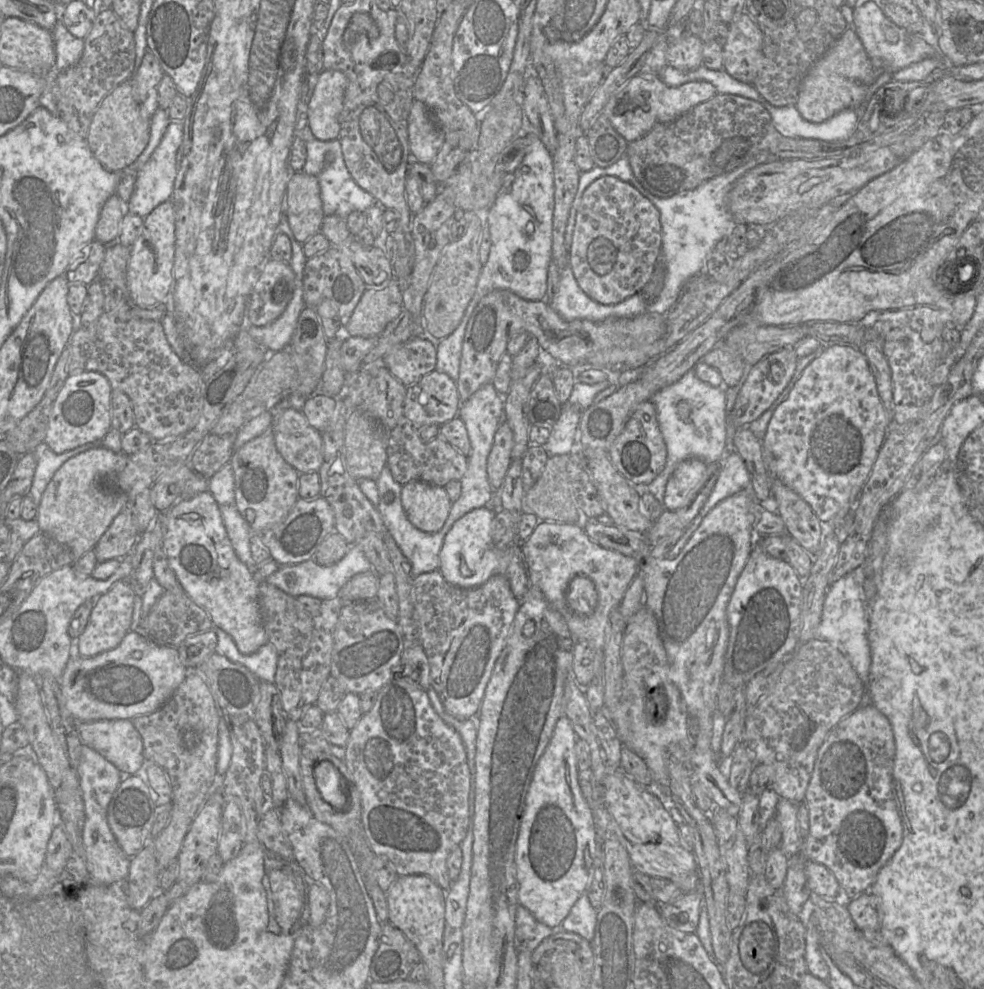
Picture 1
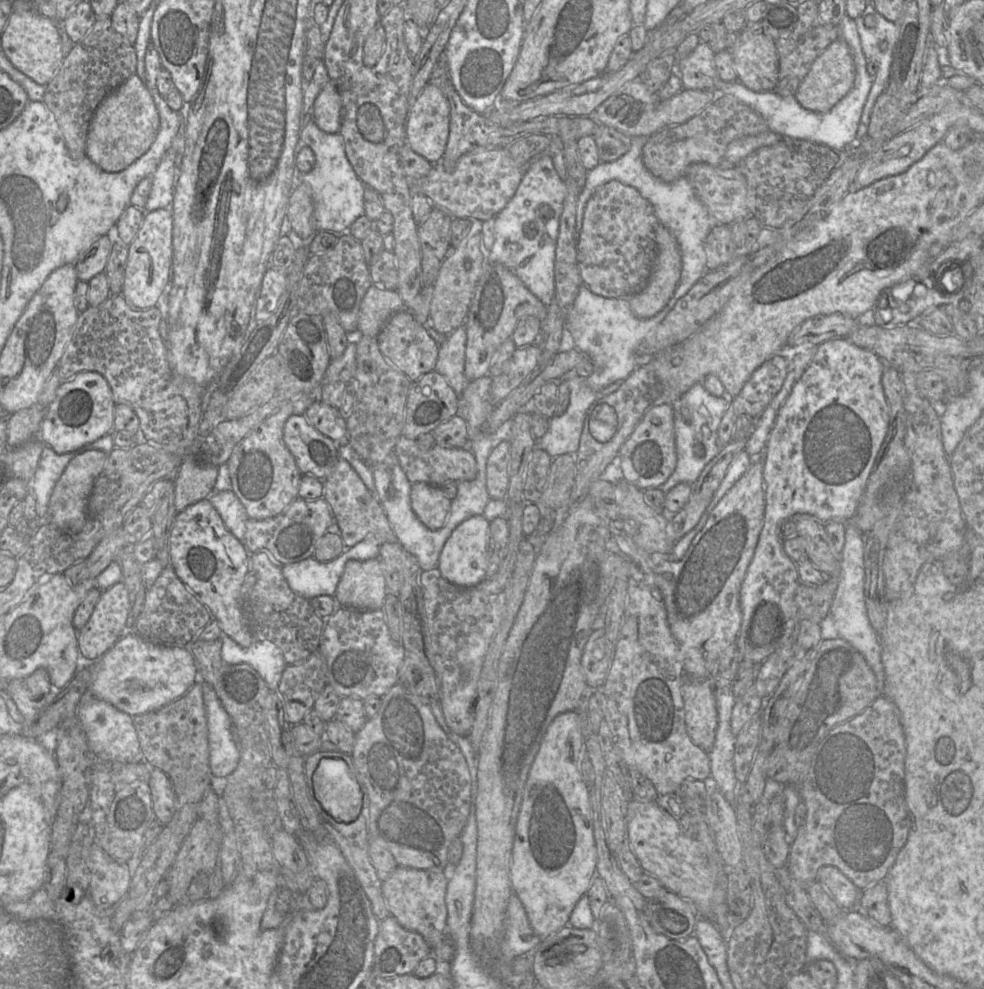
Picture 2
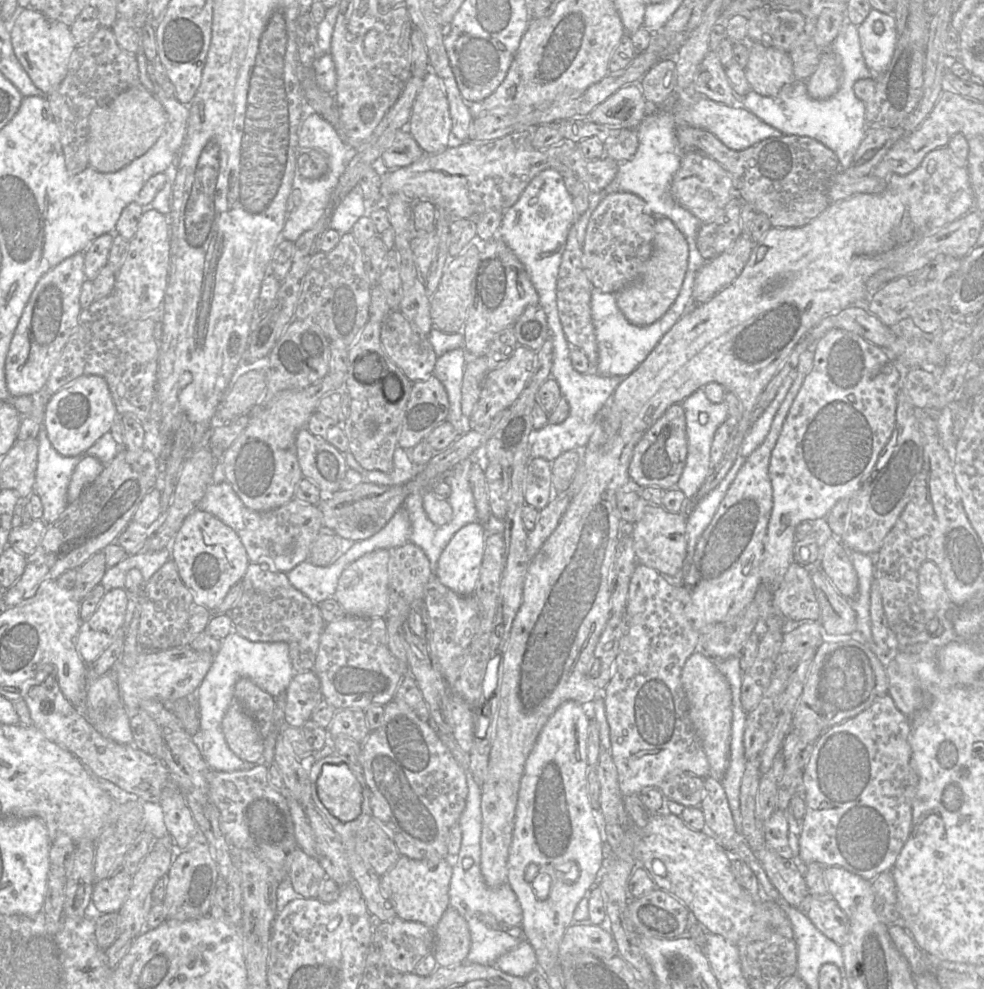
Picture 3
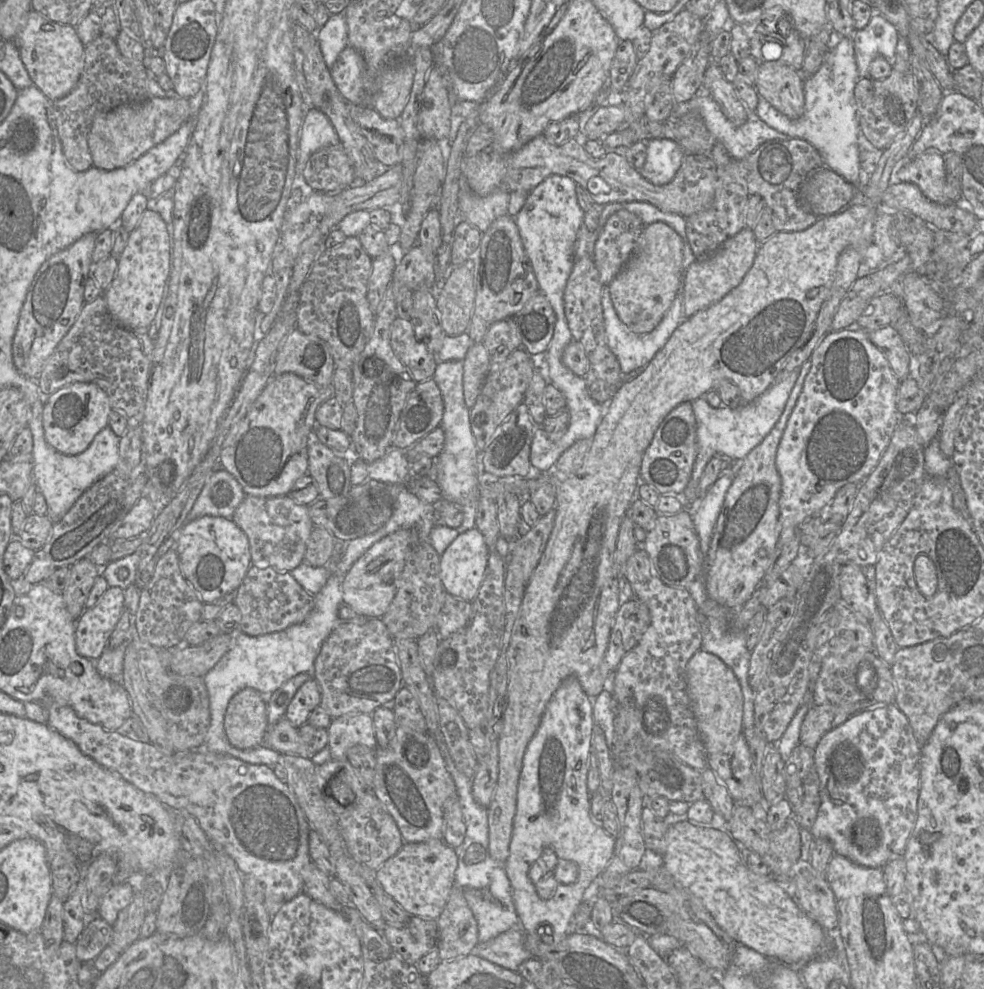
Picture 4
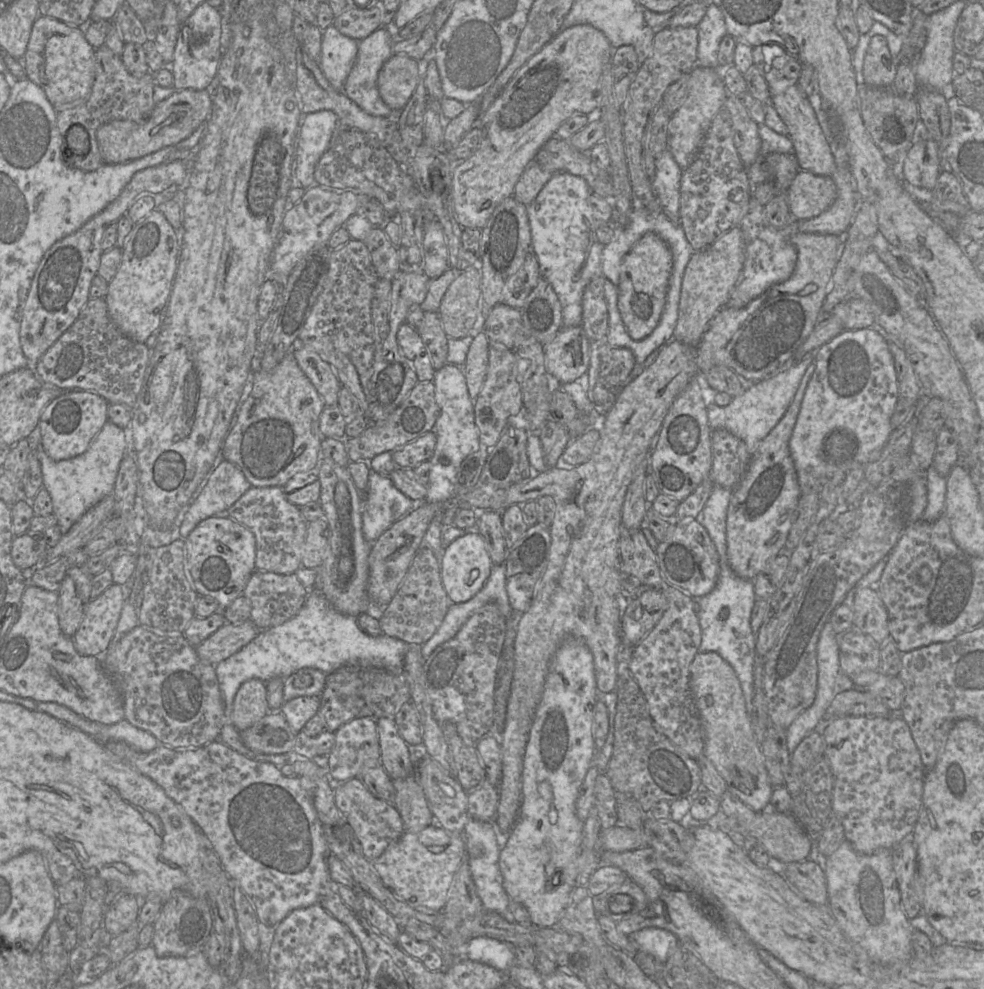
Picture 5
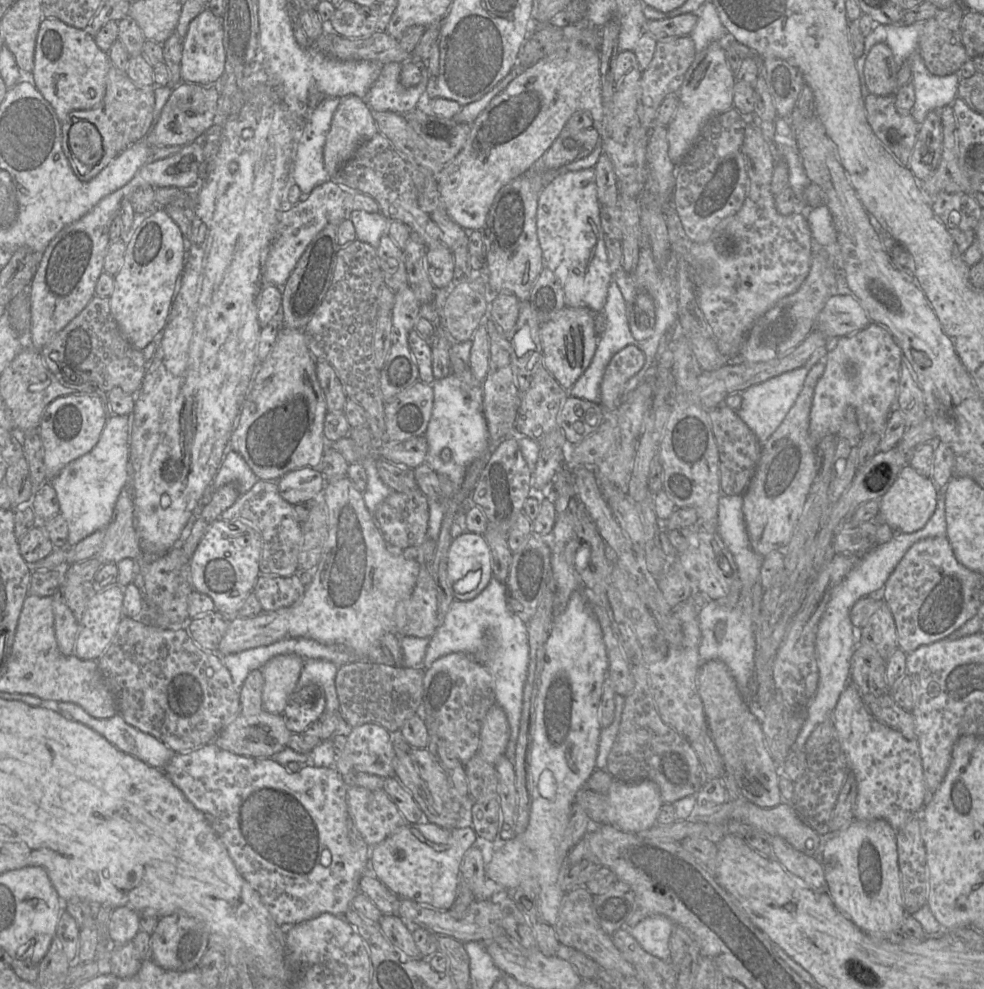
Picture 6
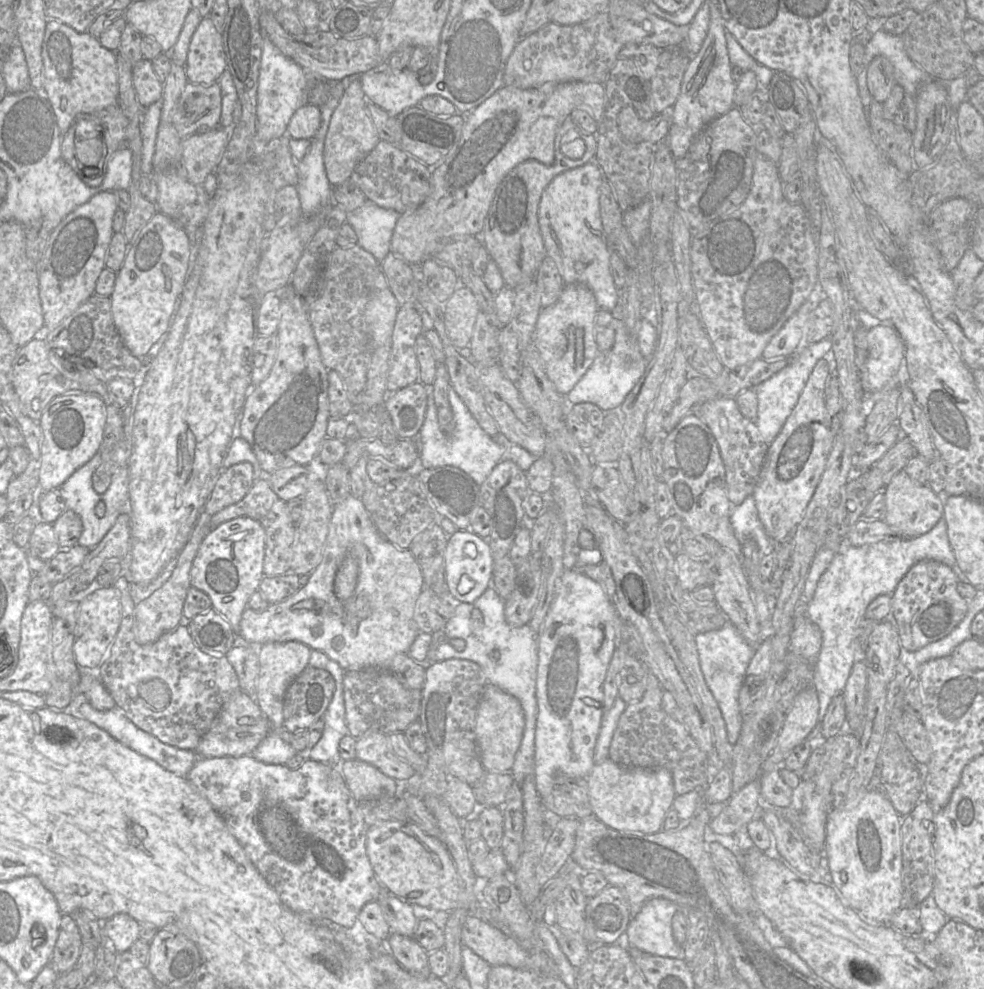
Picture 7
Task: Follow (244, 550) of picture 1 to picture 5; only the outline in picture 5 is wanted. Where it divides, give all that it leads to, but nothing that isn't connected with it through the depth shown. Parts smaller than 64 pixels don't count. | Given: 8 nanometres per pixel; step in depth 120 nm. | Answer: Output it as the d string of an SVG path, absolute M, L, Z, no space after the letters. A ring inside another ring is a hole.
M222 459L218 466L214 466L211 470L197 495L183 513L183 520L179 527L181 539L185 540L201 521L209 517L227 517L227 510L238 501L250 487L251 484L240 468Z

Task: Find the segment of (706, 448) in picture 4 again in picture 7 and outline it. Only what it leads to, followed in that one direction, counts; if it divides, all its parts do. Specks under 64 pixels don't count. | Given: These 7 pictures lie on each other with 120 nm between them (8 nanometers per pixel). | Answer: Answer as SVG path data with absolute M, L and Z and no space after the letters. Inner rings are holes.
M830 337L817 343L804 345L791 356L790 362L782 370L755 387L754 390L758 398L758 411L754 422L762 438L768 445L771 444L780 433L787 418L798 402L816 363L820 359L830 357L831 351L832 341Z

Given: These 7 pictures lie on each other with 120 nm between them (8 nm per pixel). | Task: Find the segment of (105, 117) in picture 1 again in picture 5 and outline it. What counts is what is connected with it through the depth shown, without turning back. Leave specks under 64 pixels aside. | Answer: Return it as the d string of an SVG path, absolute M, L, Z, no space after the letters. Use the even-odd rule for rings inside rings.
M205 90L174 91L165 100L156 103L149 118L142 123L114 120L102 125L96 133L99 152L104 164L120 164L139 159L165 147L174 147L188 138L211 115L212 95Z

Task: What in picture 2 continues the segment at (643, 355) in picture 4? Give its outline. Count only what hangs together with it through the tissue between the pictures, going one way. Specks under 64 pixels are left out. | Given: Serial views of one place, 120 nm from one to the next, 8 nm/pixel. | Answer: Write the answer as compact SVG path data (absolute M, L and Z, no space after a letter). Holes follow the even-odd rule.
M582 284L579 287L572 310L565 321L565 335L566 341L586 353L593 364L593 372L585 379L585 383L593 390L599 392L614 382L625 380L638 366L648 363L653 356L641 356L639 346L670 310L664 309L651 318L638 318L630 309L629 297L605 298L592 293L585 284Z

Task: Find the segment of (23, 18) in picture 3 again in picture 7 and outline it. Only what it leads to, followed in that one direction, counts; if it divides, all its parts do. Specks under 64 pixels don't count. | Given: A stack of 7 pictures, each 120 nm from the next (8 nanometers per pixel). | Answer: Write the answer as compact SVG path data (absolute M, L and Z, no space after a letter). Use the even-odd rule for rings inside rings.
M48 19L41 56L43 92L52 106L62 136L77 114L91 114L119 104L117 53L104 48L88 31L77 32L58 20Z

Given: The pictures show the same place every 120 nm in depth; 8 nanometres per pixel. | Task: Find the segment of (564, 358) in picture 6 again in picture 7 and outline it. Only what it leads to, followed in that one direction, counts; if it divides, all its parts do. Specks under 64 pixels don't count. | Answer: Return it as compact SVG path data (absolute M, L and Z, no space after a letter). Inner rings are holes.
M584 283L565 284L558 300L541 308L532 334L544 371L556 391L566 396L589 369L598 354L595 316L599 308L592 291Z

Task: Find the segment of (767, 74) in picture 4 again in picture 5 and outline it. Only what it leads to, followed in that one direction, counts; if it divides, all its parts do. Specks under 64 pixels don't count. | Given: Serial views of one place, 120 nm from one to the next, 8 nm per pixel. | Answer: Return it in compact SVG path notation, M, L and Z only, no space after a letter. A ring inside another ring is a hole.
M796 84L787 88L783 93L772 96L770 103L789 129L788 137L793 142L800 170L816 175L832 176L836 169L835 159L817 120L810 98Z

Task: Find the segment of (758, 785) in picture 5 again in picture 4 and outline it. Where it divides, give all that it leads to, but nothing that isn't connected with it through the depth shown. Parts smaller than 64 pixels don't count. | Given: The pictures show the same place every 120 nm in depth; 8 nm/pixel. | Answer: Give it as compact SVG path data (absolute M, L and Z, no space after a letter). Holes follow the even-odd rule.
M700 649L686 665L686 681L708 767L726 786L734 803L752 807L762 800L762 787L752 773L749 746L742 731L743 694L737 678L718 656Z

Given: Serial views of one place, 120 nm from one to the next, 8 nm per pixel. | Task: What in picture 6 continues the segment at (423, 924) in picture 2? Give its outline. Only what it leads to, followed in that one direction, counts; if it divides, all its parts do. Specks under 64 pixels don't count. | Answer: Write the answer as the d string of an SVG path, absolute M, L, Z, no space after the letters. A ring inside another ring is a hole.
M422 821L404 823L370 849L370 871L399 898L407 898L437 910L452 907L460 881L460 866L465 853L476 845L477 834L471 825L444 829Z

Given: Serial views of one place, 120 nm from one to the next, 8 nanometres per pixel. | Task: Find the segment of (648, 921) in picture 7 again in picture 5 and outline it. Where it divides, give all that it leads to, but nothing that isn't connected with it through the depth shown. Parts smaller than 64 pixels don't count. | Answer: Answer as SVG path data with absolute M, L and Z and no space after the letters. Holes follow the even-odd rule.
M655 927L644 928L629 937L638 949L653 955L662 963L666 963L680 945L672 932Z

